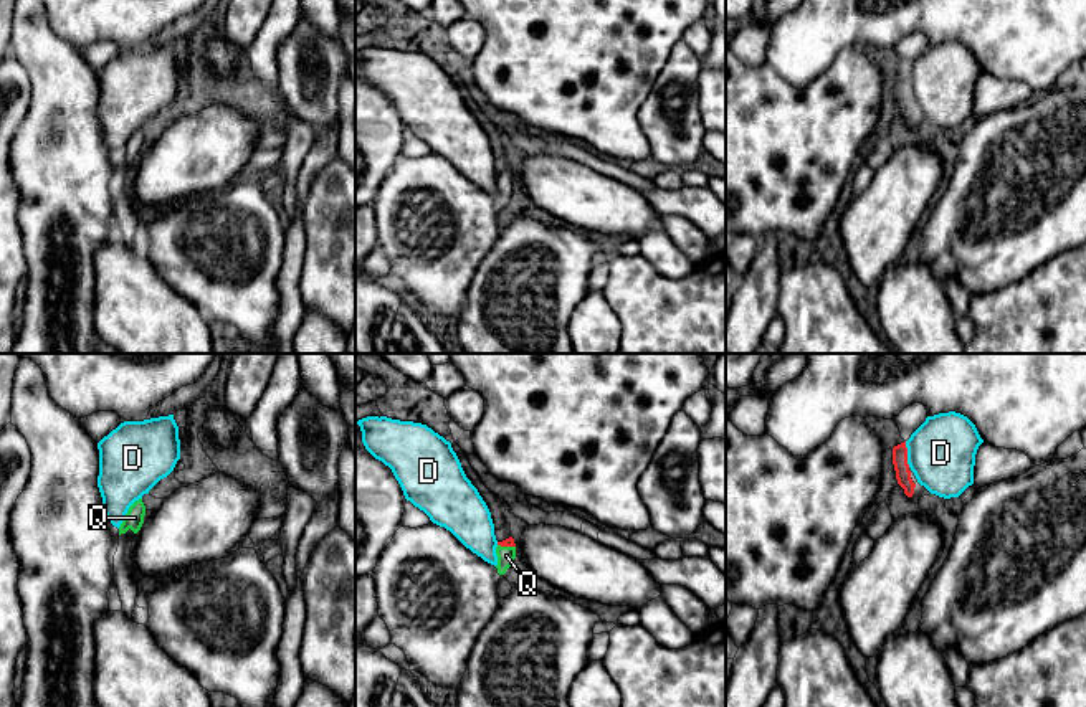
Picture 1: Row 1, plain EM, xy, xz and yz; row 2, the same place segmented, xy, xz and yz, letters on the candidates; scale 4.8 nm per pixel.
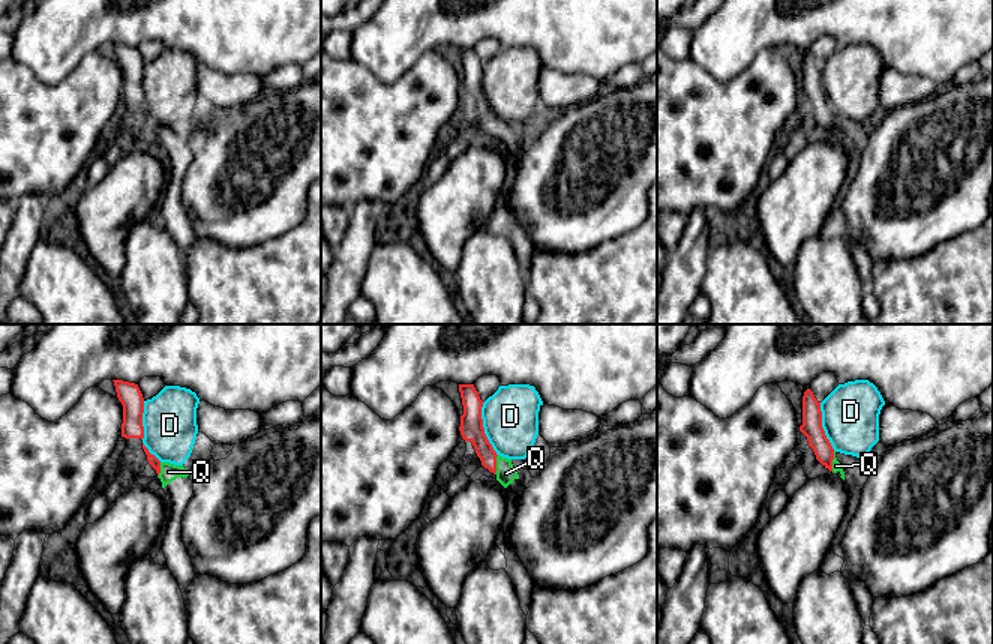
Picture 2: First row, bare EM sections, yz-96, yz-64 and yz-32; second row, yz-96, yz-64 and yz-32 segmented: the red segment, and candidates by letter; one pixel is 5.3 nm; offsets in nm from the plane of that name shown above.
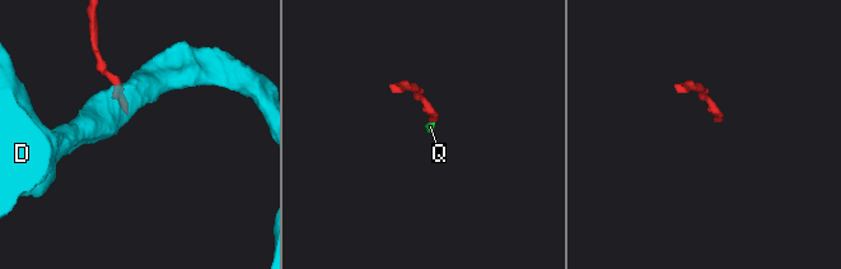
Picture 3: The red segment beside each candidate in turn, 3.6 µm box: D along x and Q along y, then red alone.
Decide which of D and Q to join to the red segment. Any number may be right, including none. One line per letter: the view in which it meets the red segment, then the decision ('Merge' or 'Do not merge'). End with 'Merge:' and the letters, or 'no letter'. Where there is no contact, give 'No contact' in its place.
D: Touches red in yz. Do not merge
Q: Touches red in xz. Merge
Merge: Q

